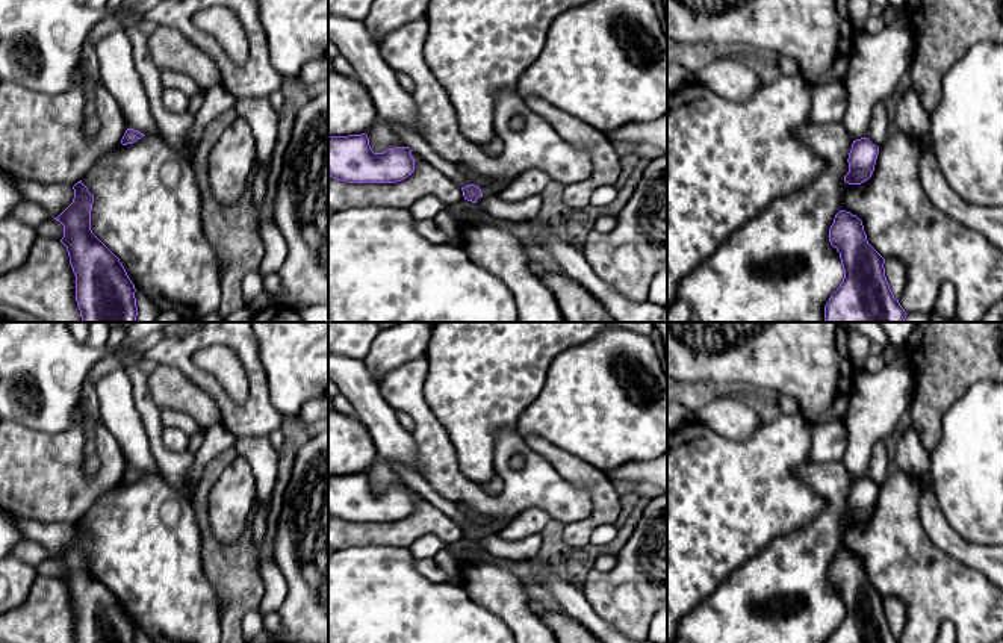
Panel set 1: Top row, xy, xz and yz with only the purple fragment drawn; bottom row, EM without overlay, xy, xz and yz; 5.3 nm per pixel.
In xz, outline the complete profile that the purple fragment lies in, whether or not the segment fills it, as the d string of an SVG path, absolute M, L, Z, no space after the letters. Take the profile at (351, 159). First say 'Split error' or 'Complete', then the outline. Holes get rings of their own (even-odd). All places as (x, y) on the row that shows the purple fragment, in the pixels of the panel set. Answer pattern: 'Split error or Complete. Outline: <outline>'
Complete. Outline: M366 133L328 136L328 177L346 183L396 183L415 171L415 159L408 147L387 148L374 153Z

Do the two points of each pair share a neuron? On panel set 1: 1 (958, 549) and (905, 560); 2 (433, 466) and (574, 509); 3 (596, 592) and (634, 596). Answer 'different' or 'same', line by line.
1: different
2: same
3: same

